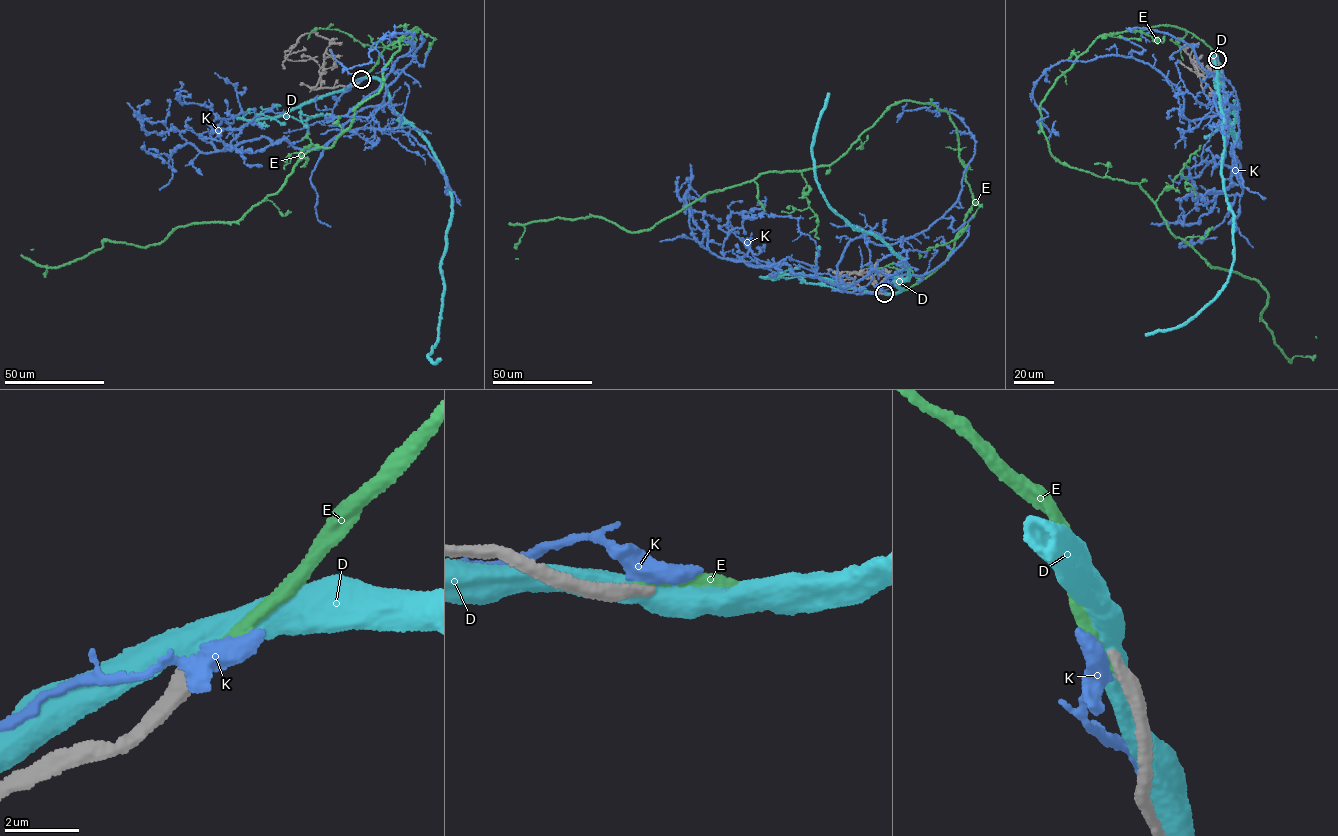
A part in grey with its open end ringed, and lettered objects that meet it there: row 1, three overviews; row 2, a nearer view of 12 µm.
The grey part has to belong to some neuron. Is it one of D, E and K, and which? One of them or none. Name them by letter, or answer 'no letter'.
E

